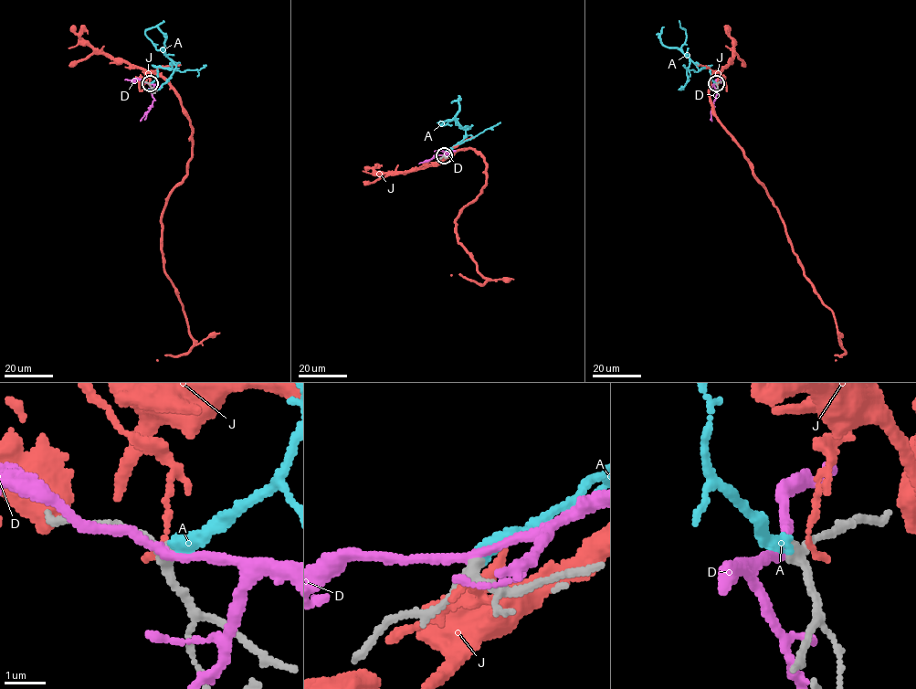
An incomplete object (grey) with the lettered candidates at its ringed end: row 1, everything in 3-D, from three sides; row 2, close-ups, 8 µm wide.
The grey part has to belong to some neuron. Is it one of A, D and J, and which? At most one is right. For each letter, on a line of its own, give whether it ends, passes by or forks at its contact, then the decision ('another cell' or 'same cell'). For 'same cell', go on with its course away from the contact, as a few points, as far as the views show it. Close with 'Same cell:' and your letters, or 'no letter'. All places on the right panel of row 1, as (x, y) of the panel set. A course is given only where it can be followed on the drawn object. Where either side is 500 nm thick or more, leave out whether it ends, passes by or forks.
A: it ends there; same cell; it runs (716, 83), (710, 78), (708, 67), (699, 69), (680, 50), (686, 40), (686, 31), (679, 21)
D: it passes by; another cell
J: it ends there; another cell
Same cell: A

